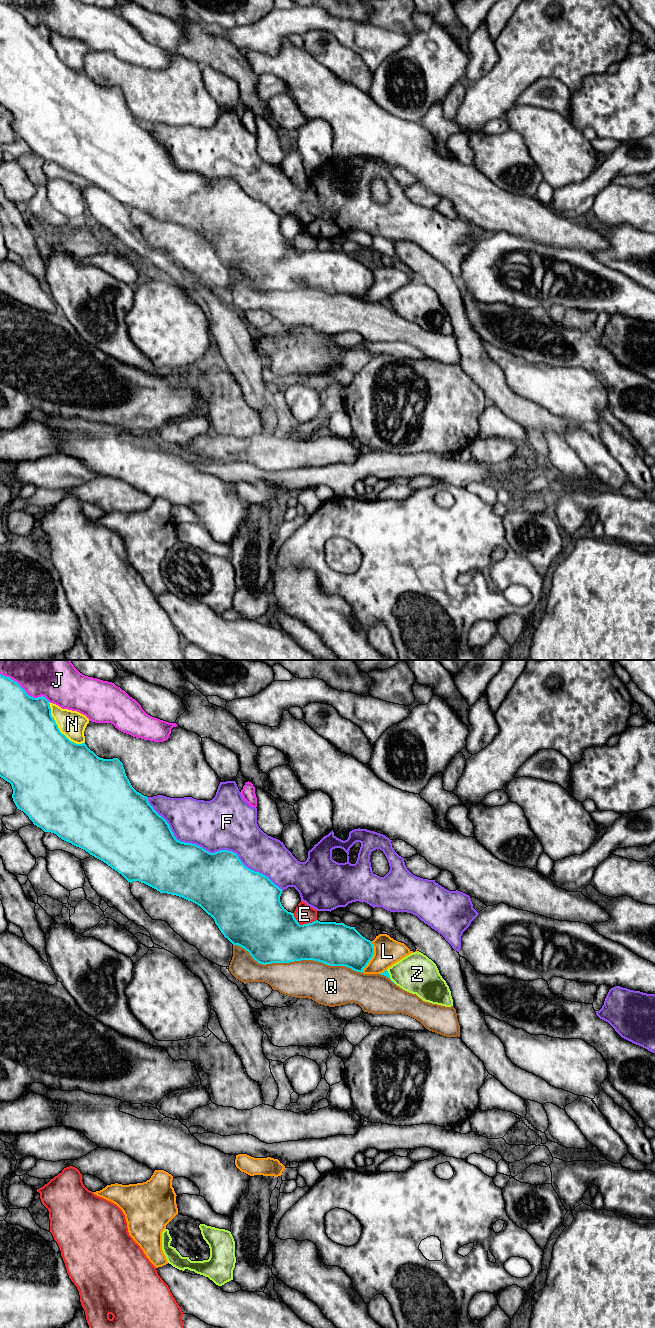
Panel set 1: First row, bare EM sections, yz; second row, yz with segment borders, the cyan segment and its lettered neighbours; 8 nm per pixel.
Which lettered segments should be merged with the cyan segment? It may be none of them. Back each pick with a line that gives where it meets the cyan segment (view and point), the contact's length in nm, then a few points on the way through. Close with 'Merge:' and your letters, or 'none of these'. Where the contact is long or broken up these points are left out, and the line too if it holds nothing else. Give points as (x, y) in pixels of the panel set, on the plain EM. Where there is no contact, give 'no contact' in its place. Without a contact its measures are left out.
Q: yz (297, 288) | 1050 nm
Merge: Q

